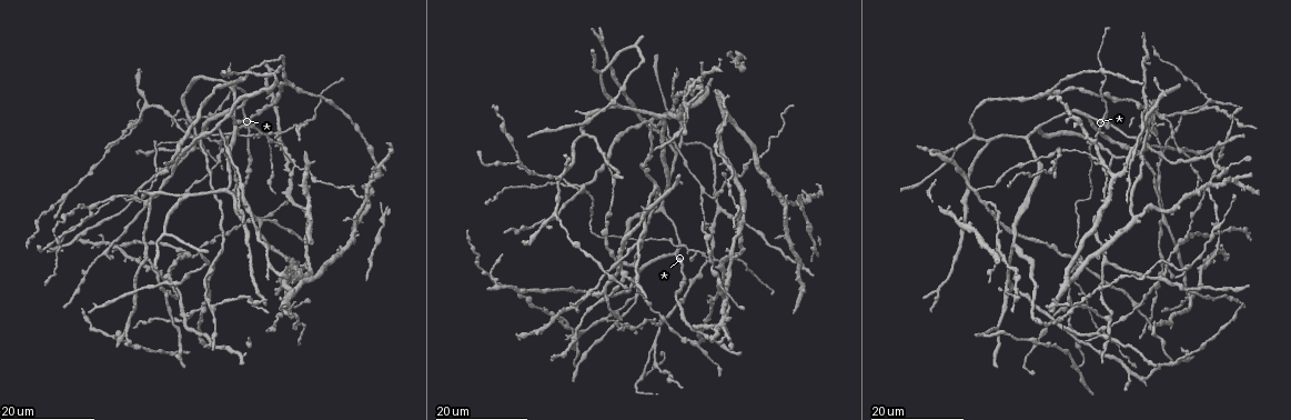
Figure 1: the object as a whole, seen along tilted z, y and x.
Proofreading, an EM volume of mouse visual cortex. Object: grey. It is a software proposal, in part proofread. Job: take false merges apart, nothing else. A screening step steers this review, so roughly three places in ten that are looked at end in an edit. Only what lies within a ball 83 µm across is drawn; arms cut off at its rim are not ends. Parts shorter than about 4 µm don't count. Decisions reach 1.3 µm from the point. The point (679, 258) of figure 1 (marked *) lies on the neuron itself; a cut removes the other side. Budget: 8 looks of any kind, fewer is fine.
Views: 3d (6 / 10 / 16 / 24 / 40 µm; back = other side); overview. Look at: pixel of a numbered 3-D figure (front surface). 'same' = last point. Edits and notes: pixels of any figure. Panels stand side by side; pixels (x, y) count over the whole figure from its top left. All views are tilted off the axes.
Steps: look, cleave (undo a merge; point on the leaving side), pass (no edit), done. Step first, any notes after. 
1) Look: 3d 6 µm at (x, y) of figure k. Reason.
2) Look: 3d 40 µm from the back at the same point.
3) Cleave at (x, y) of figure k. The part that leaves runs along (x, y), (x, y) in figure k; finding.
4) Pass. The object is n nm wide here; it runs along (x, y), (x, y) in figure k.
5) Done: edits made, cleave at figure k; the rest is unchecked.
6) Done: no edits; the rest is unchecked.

Look: 3d 24 µm at (605, 319) of figure 1. Side arm on a straight run.

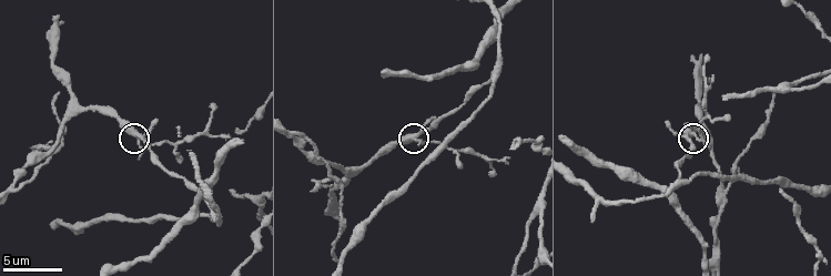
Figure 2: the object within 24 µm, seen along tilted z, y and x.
Look: 3d 6 µm at (413, 141) of figure 2.

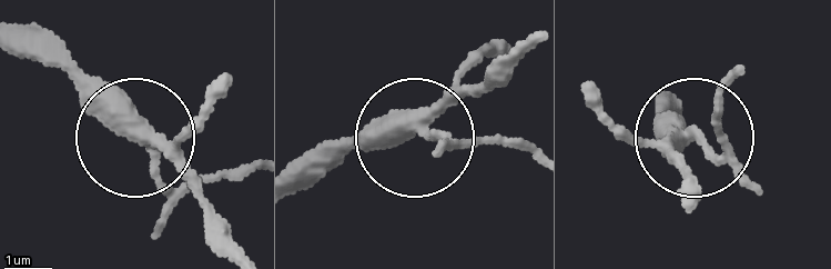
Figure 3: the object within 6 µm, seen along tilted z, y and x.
Cleave at (474, 141) of figure 3. The object is 310 nm wide here; the part that leaves runs along (688, 135), (720, 143), (729, 83) in figure 3; a second neuron is stuck on.

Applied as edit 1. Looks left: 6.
Look: overview.

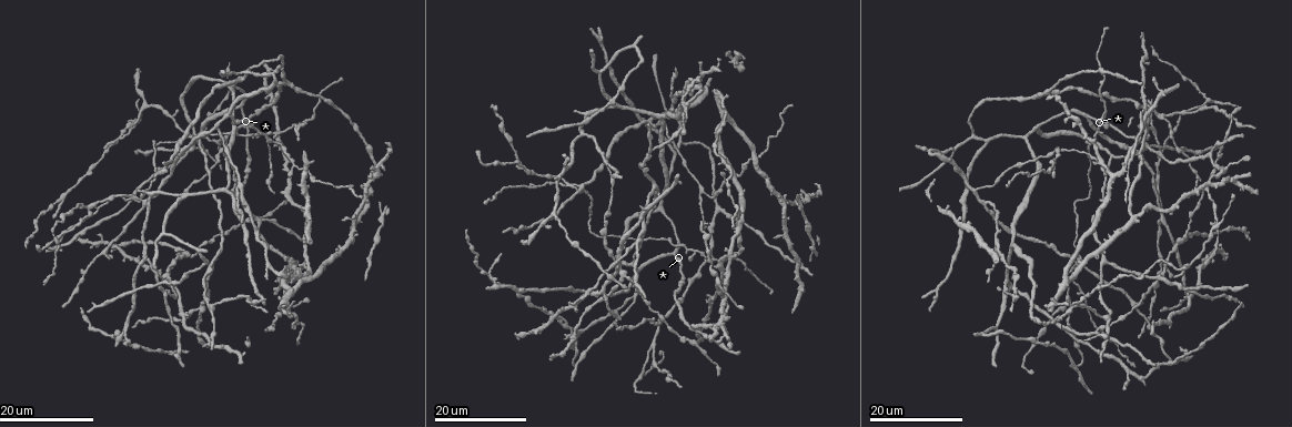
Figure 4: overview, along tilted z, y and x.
Look: 3d 24 µm at (144, 103) of figure 4.

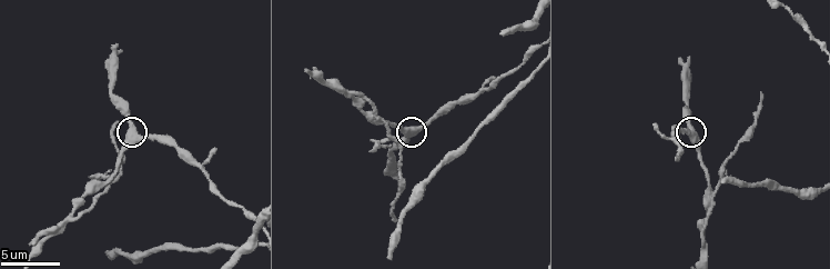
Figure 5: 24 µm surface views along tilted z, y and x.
Look: 3d 10 µm at (129, 128) of figure 5. Zoom in.

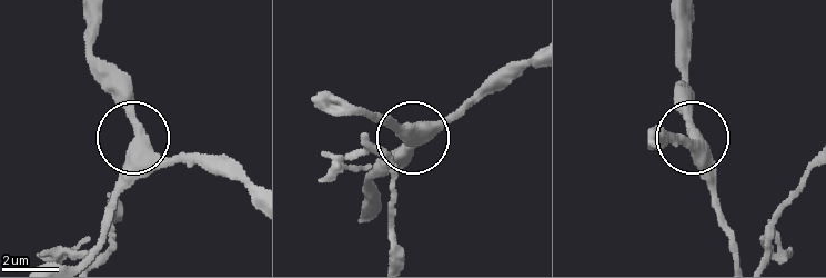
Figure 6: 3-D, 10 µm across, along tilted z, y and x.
Pass. The side arm is 9 µm long; all the same neuron.

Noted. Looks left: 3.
Look: 3d 16 µm at (1105, 260) of figure 4. Four-way junction.

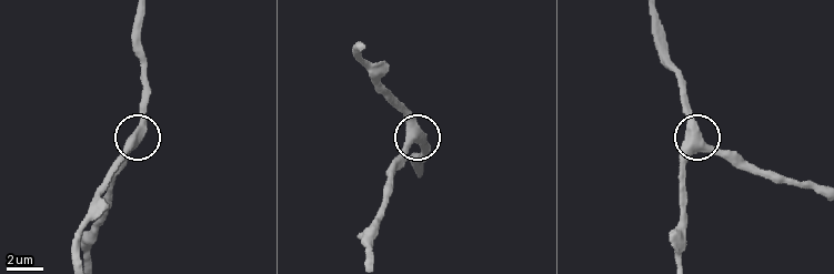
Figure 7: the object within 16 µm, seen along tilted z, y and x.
Look: 3d 10 µm at (410, 136) of figure 7.

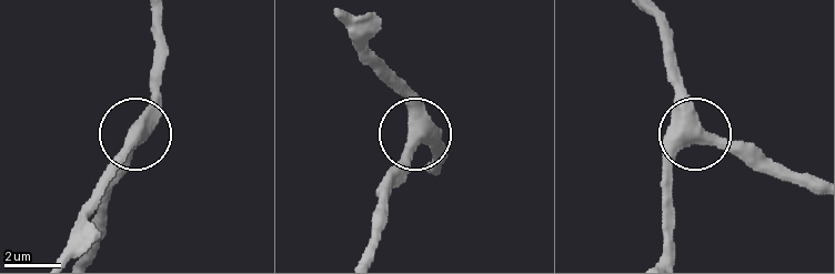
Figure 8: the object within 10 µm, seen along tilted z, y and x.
Pass. 4 arms meet here; it runs along (156, 14), (156, 97), (120, 164) in figure 8; continuous, no second neuron.

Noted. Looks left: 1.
Done: edits made, cleave at figure 3; the rest is unchecked.

